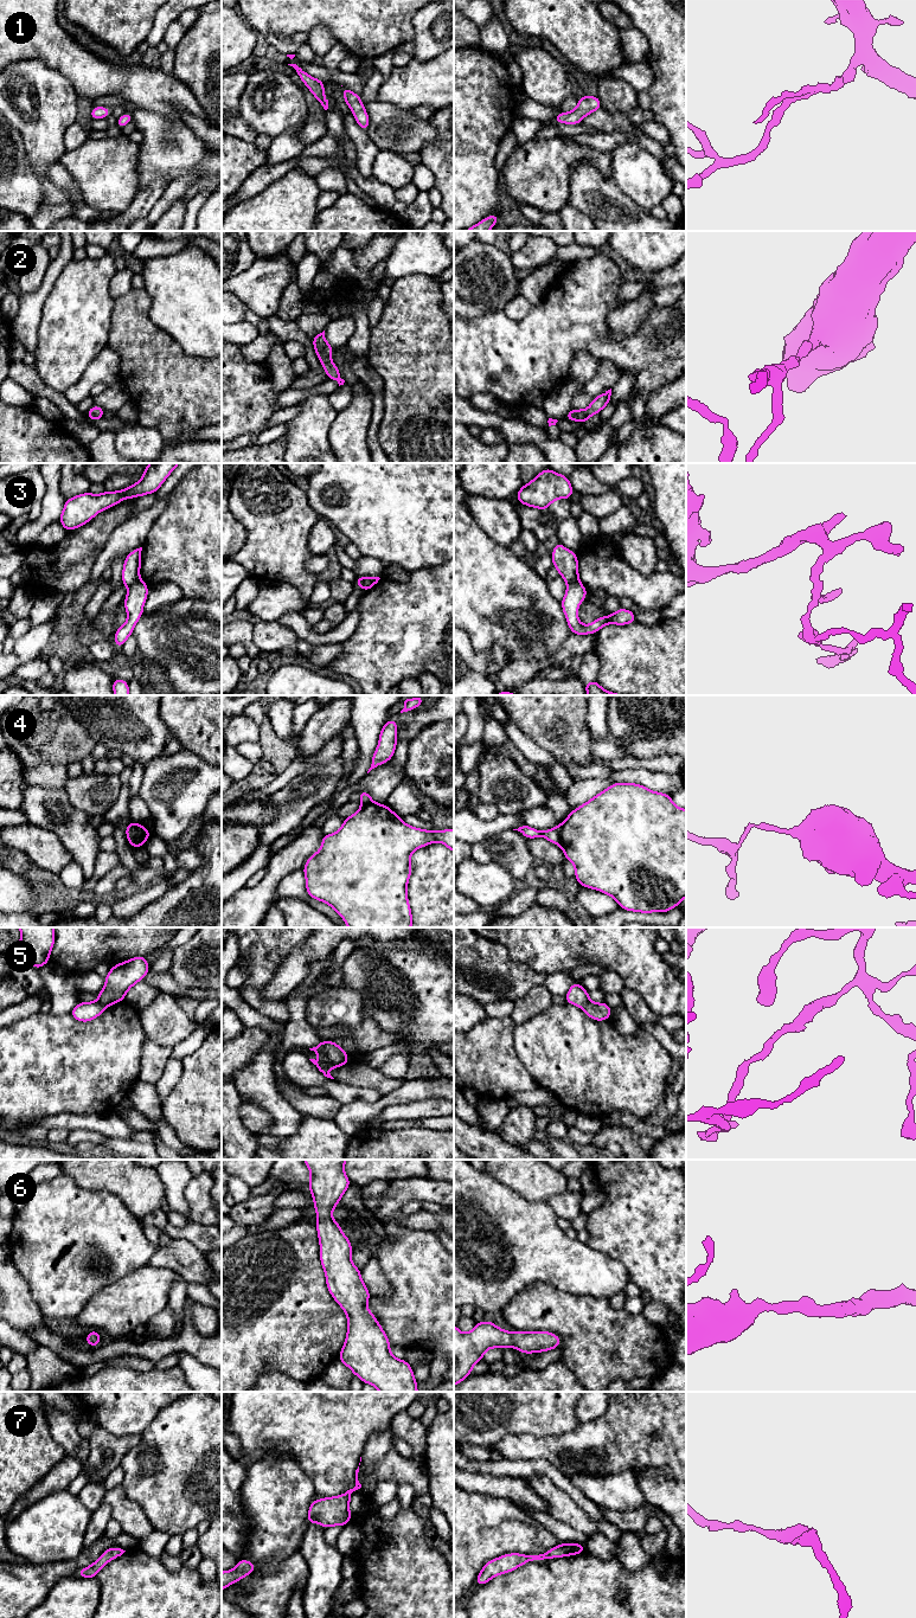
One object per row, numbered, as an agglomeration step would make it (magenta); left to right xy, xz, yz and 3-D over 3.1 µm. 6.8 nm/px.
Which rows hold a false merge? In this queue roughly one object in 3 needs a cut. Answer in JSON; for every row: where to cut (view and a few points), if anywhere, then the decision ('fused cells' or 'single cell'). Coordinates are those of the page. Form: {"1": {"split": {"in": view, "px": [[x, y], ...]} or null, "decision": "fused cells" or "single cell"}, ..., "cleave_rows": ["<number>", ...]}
{"1": {"split": null, "decision": "single cell"}, "2": {"split": null, "decision": "single cell"}, "3": {"split": {"in": "xy", "px": [[139, 579], [128, 588]]}, "decision": "fused cells"}, "4": {"split": {"in": "xy", "px": [[139, 823], [136, 839], [132, 846]]}, "decision": "fused cells"}, "5": {"split": {"in": "xz", "px": [[324, 1042], [325, 1054], [338, 1066]]}, "decision": "fused cells"}, "6": {"split": null, "decision": "single cell"}, "7": {"split": null, "decision": "single cell"}, "cleave_rows": ["3", "4", "5"]}

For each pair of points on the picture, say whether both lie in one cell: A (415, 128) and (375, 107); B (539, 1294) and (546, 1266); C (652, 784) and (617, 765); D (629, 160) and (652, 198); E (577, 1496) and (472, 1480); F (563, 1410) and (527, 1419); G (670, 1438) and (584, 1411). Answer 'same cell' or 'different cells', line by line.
A: same cell
B: different cells
C: different cells
D: same cell
E: different cells
F: same cell
G: different cells

